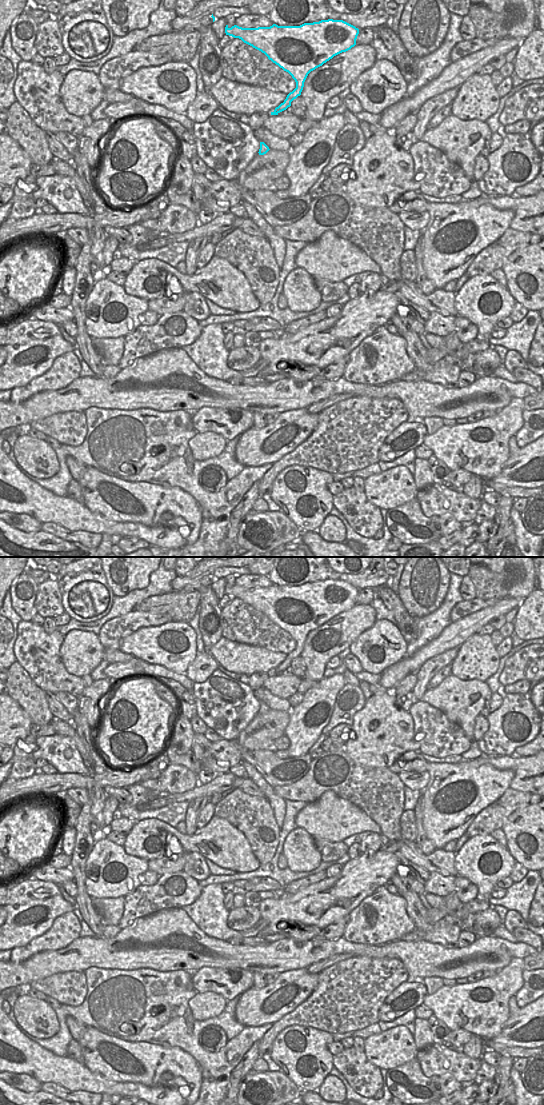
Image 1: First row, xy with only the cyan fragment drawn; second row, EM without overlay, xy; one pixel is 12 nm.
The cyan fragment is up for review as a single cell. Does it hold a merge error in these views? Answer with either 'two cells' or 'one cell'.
one cell

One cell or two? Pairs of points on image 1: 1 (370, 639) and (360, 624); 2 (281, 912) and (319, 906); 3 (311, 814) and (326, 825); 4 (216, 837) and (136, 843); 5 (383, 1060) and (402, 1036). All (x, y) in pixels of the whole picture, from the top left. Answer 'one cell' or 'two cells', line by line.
1: two cells
2: one cell
3: one cell
4: one cell
5: one cell

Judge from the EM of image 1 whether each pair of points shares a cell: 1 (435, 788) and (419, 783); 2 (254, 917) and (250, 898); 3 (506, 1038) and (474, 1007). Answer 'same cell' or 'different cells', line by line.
1: different cells
2: different cells
3: different cells

